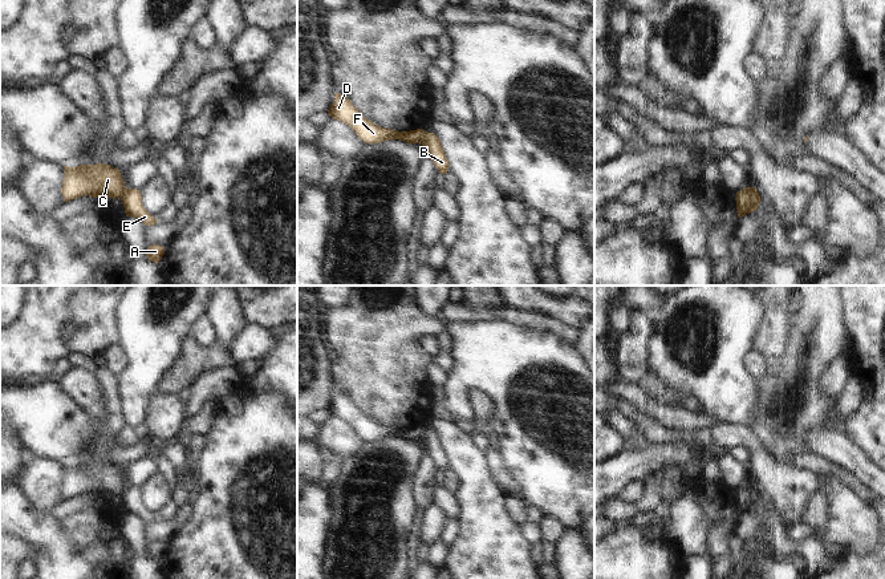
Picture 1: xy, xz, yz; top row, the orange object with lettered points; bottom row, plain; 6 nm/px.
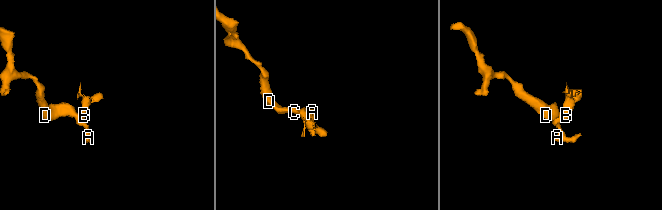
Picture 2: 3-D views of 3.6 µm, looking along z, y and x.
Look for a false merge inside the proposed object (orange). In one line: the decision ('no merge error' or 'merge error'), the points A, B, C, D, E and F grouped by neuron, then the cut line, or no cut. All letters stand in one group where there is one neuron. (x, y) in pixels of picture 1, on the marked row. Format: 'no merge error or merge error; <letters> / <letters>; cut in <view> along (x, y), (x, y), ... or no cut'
merge error; A B E / C D F; cut in xz along (425, 132), (419, 142)

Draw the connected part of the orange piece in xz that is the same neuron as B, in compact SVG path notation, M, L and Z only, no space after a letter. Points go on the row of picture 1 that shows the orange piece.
M425 131L421 143L427 154L427 158L434 162L438 171L441 174L446 174L448 171L448 159L443 151L441 139L434 133Z

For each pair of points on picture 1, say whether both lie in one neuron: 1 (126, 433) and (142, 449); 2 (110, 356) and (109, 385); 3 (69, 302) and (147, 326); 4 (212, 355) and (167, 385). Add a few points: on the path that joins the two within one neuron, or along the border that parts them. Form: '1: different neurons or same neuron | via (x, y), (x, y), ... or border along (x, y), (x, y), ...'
1: different neurons | border along (117, 440), (124, 445), (134, 445), (139, 440)
2: different neurons | border along (101, 368), (118, 376)
3: different neurons | border along (124, 299), (118, 310), (117, 343)
4: same neuron | via (202, 359), (195, 359), (178, 375)

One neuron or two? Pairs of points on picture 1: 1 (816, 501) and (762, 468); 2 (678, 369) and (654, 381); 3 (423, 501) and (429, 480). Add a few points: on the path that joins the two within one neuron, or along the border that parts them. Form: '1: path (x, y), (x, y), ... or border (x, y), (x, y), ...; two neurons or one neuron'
1: border (820, 488), (810, 498), (802, 521); two neurons
2: border (649, 368), (670, 388), (687, 396); two neurons
3: path (426, 496), (427, 485); one neuron

